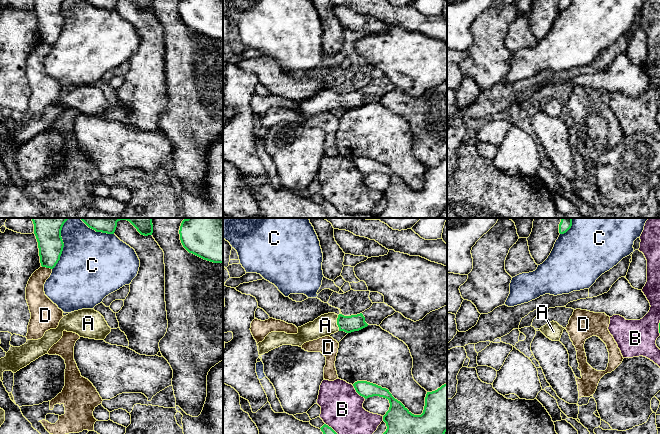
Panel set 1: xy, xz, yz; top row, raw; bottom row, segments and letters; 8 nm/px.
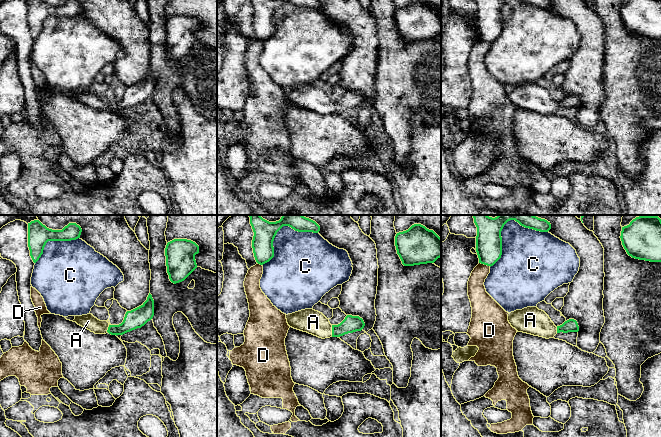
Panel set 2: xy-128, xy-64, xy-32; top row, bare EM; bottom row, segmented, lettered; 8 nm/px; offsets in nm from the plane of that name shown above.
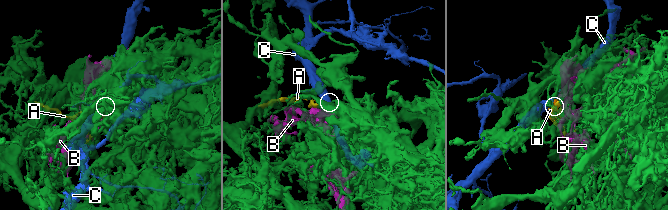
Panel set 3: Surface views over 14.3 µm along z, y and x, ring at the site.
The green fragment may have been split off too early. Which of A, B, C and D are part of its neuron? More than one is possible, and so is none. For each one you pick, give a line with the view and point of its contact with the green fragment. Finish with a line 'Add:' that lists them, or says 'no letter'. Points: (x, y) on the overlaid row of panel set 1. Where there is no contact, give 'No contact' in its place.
A: Touches green at xz (337, 323)
Add: A

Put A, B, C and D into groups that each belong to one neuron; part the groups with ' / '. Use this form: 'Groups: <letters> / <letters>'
Groups: A / B / C / D

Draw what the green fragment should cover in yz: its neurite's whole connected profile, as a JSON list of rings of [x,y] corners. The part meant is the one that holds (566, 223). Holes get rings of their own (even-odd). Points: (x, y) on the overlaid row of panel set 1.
[[[562,218],[559,224],[559,233],[566,233],[572,226],[572,218]]]

